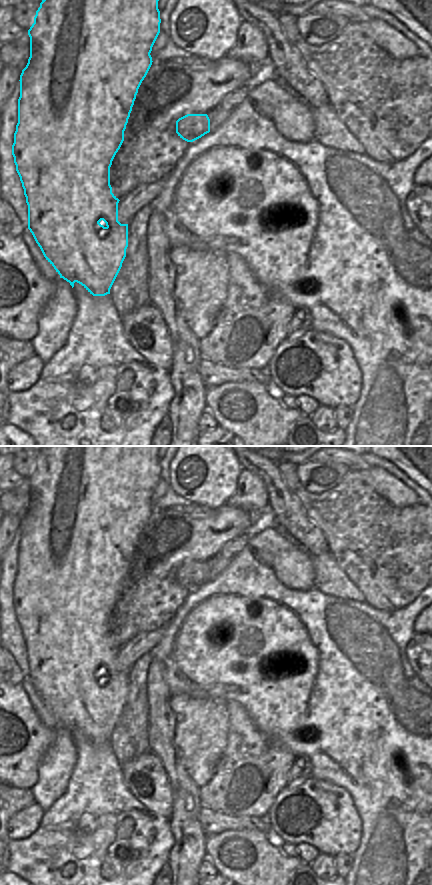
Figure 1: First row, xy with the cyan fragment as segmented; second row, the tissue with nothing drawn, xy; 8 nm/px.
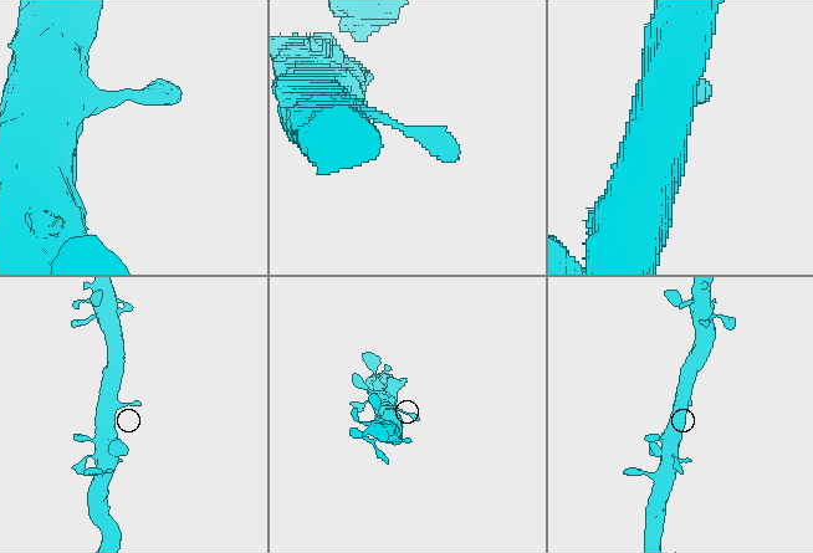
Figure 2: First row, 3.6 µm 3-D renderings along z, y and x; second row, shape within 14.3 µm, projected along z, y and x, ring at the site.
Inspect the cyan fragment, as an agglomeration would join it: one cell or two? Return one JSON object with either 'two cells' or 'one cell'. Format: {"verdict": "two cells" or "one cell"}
{"verdict": "one cell"}

